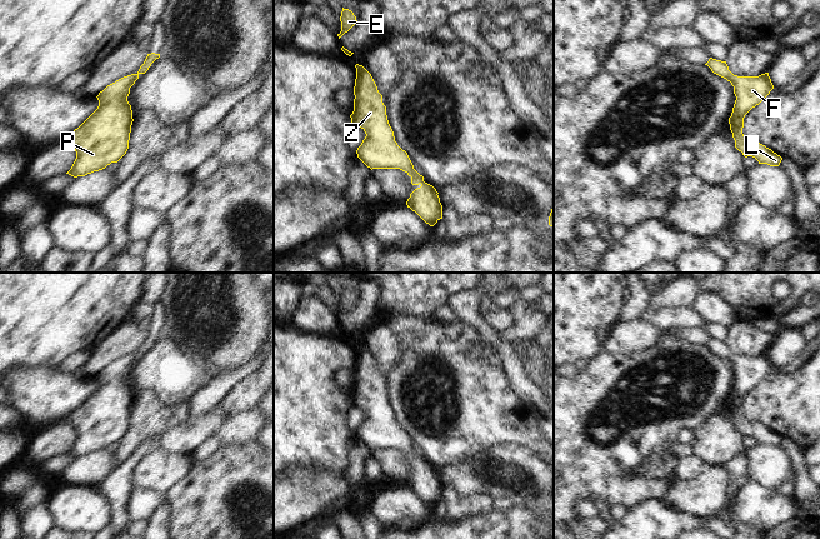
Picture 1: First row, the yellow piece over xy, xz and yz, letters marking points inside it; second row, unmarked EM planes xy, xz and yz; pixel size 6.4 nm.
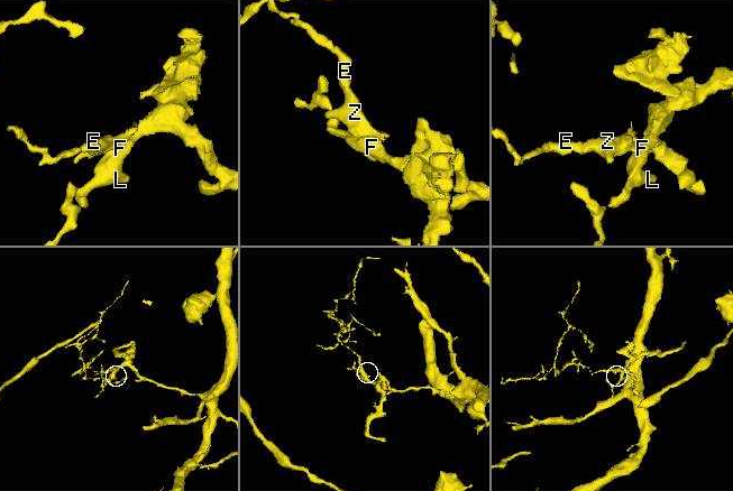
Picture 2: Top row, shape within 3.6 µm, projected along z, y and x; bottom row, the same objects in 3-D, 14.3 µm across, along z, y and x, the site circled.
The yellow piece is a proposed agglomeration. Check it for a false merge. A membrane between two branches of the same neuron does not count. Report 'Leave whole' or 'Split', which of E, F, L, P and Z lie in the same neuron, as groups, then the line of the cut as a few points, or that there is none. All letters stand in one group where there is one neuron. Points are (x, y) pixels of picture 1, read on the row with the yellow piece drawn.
Leave whole. Groups: E F L P Z. No split.

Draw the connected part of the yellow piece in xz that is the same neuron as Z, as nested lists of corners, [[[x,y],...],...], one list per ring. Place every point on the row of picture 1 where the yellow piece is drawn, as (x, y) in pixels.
[[[356,64],[354,86],[354,111],[350,115],[352,126],[361,128],[366,136],[358,148],[358,158],[372,169],[400,169],[411,178],[415,189],[406,201],[408,208],[415,211],[426,224],[434,226],[442,219],[442,205],[436,189],[424,181],[405,150],[395,141],[394,131],[389,124],[382,95],[371,74]]]

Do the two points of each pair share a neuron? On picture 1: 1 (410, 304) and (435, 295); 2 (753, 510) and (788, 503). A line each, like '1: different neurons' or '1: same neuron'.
1: same neuron
2: same neuron

